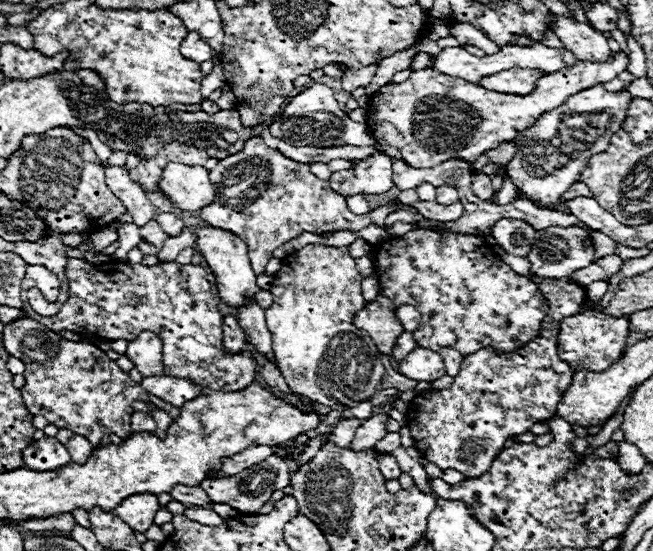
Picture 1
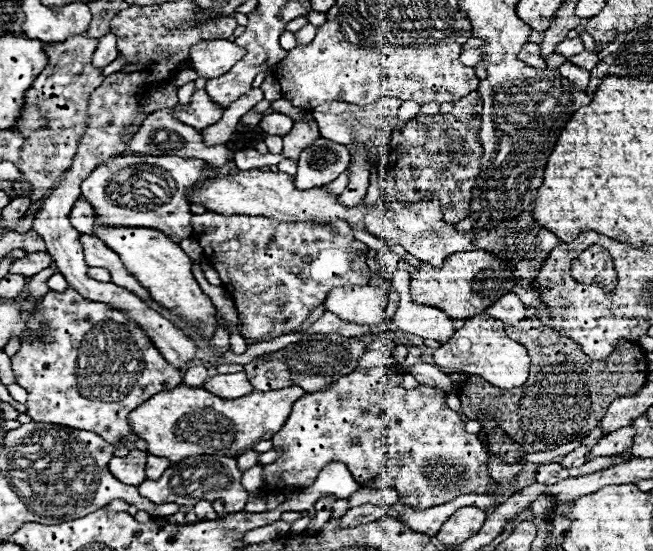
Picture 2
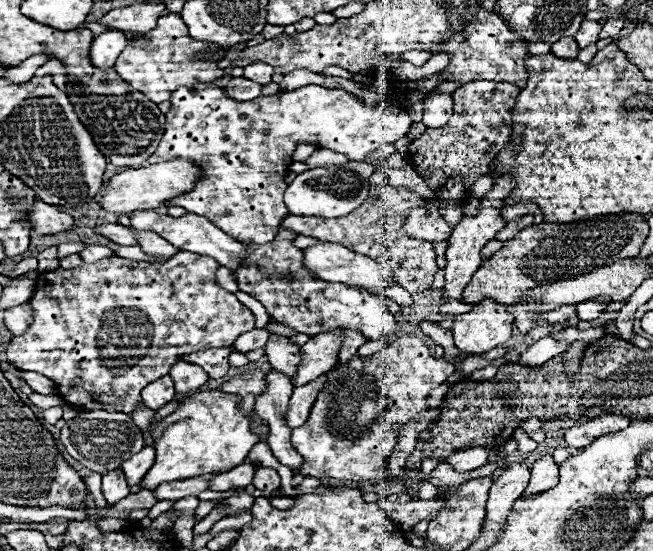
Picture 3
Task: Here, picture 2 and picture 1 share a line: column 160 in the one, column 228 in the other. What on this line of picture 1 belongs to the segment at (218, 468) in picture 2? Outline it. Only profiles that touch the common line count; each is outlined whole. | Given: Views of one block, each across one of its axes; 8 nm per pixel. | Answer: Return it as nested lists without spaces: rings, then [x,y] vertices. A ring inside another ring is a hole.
[[[270,456],[264,462],[254,464],[252,468],[246,468],[236,476],[206,478],[200,482],[200,486],[206,490],[206,494],[210,496],[210,500],[214,504],[230,504],[232,508],[236,508],[240,512],[252,512],[252,514],[256,514],[260,510],[260,506],[270,500],[272,492],[282,490],[288,484],[290,484],[290,470],[288,470],[286,462],[278,456]]]

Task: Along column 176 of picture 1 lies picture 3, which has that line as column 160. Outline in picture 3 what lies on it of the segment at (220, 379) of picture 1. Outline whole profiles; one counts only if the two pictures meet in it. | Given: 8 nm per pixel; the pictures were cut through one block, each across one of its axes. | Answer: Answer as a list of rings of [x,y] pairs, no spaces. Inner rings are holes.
[[[178,252],[162,264],[110,256],[92,264],[84,262],[72,270],[56,268],[40,272],[30,300],[34,310],[32,324],[24,334],[12,338],[6,350],[8,362],[56,382],[56,394],[64,398],[66,404],[76,406],[78,412],[106,410],[132,414],[138,406],[144,406],[144,402],[140,402],[140,390],[144,390],[148,382],[166,376],[178,358],[192,350],[228,348],[240,334],[254,328],[254,314],[240,304],[234,294],[214,282],[218,266],[214,258]],[[127,357],[137,357],[136,366],[124,368]]]

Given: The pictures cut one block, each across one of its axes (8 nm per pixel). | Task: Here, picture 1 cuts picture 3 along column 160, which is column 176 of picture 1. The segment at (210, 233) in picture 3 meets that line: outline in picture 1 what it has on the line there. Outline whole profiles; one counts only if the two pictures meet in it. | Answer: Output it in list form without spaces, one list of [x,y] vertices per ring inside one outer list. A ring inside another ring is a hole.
[[[162,212],[162,214],[156,214],[154,218],[162,230],[166,230],[166,234],[172,238],[172,236],[178,236],[182,230],[184,230],[184,222],[178,214],[172,214],[172,212]]]

